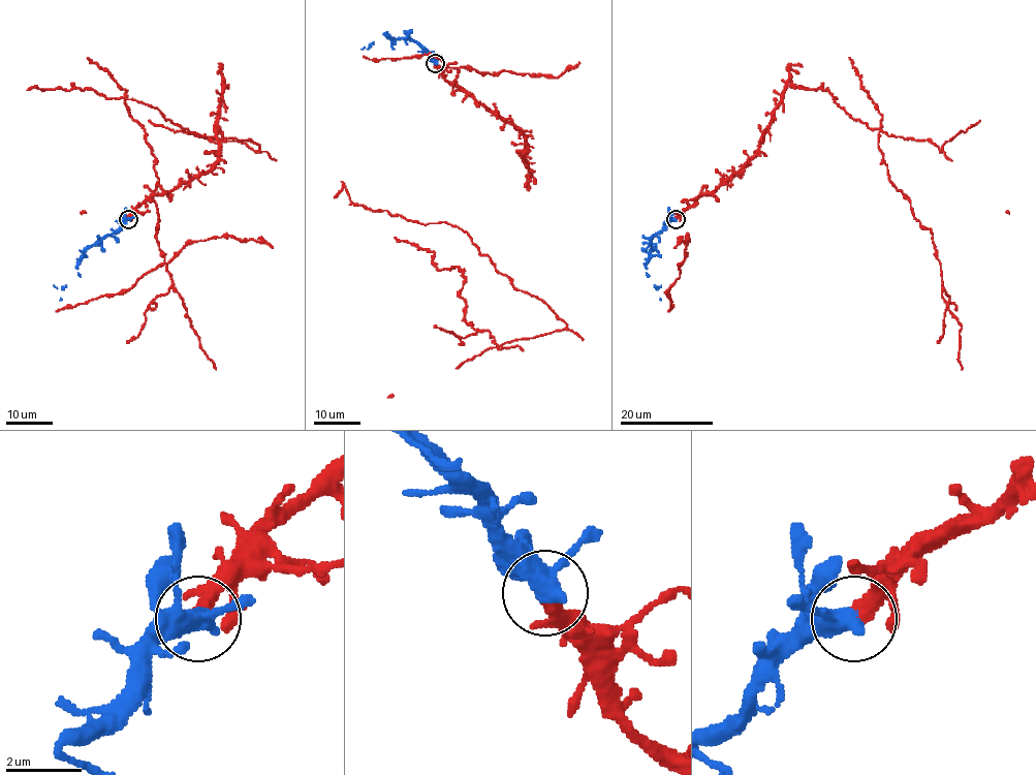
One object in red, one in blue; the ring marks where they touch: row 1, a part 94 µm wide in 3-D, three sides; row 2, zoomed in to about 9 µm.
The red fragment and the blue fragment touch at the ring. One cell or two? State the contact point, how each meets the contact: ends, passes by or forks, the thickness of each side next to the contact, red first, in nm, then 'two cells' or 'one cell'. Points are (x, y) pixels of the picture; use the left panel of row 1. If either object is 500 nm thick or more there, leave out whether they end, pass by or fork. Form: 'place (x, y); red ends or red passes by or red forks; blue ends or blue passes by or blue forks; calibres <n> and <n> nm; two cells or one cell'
place (128, 219); red ends; blue passes by; calibres 400 and 400 nm; one cell

